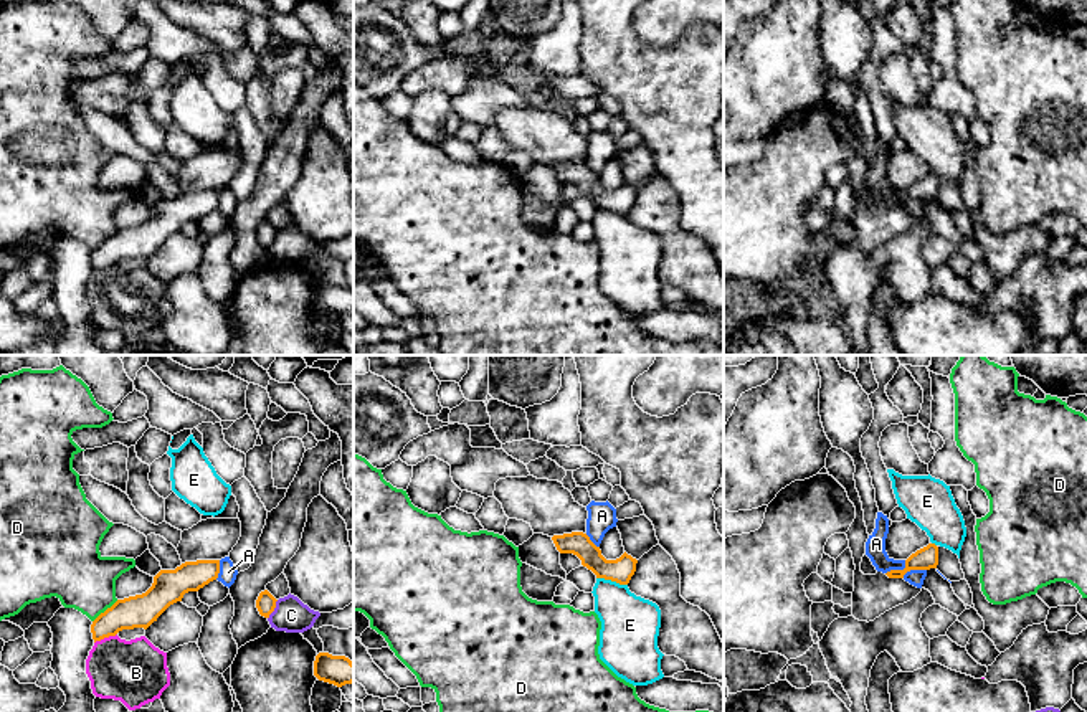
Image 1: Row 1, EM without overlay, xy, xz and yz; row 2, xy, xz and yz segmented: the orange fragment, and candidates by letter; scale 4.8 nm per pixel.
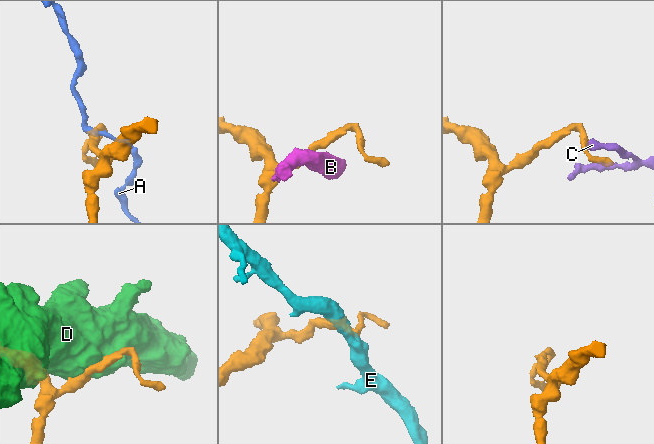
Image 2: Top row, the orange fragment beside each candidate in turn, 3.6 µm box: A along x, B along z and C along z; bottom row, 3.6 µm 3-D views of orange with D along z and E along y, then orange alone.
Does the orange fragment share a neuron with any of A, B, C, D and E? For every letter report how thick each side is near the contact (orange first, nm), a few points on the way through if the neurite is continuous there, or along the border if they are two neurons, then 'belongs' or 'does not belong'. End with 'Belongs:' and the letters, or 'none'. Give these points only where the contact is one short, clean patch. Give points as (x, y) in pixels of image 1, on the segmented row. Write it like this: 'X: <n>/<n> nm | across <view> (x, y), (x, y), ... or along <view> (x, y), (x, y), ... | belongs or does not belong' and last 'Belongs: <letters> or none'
A: 110/100 nm | along yz (906, 560), (901, 570), (889, 570), (886, 574) | does not belong
B: 160/320 nm | does not belong
C: 90/170 nm | along xy (278, 600), (268, 618) | does not belong
D: 160/300 nm | does not belong
E: 120/280 nm | does not belong
Belongs: none

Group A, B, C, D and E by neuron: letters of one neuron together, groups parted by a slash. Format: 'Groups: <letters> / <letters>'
Groups: A / B / C / D / E

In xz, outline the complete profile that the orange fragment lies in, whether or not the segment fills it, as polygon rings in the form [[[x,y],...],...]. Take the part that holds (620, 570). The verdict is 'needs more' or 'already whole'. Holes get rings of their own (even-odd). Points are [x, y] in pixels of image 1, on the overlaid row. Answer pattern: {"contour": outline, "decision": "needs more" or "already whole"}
{"contour": [[[572,532],[552,537],[560,553],[573,553],[581,560],[581,565],[591,570],[596,578],[628,585],[636,572],[638,560],[626,552],[616,560],[606,560],[590,537],[583,532]]], "decision": "already whole"}

